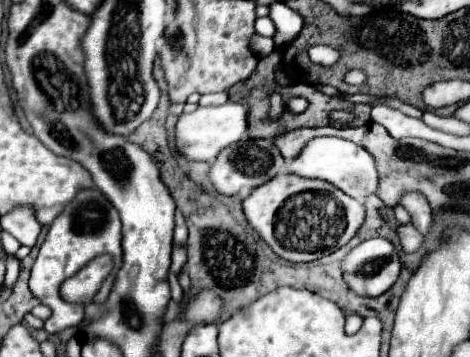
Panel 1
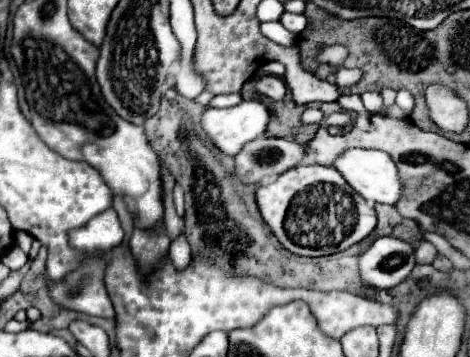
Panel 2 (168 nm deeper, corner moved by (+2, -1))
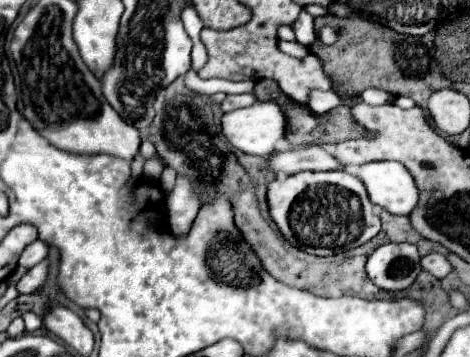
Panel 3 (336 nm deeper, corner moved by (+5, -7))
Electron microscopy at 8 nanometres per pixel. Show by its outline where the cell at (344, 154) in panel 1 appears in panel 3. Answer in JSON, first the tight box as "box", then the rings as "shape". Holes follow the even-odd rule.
{"box":[357,162,419,214],"shape":[[[371,162],[357,168],[357,178],[365,184],[373,204],[391,214],[413,212],[419,192],[413,176],[403,164],[397,162]]]}

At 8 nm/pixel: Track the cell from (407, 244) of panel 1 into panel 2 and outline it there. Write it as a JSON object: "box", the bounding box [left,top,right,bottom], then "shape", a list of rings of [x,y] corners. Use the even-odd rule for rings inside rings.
{"box":[414,242,438,264],"shape":[[[420,242],[418,244],[418,248],[414,250],[414,254],[416,254],[416,262],[418,264],[432,264],[432,260],[434,260],[434,256],[438,254],[436,252],[436,248],[430,244],[430,242]]]}

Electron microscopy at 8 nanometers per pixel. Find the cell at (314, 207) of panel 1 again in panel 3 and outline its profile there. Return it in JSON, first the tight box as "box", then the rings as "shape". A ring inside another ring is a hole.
{"box":[267,170,381,256],"shape":[[[345,170],[333,172],[299,172],[287,178],[275,178],[267,190],[269,212],[281,234],[299,250],[313,256],[333,256],[347,250],[353,250],[365,242],[369,242],[381,230],[379,216],[375,214],[375,206],[371,204],[365,186],[359,178],[347,174]]]}

